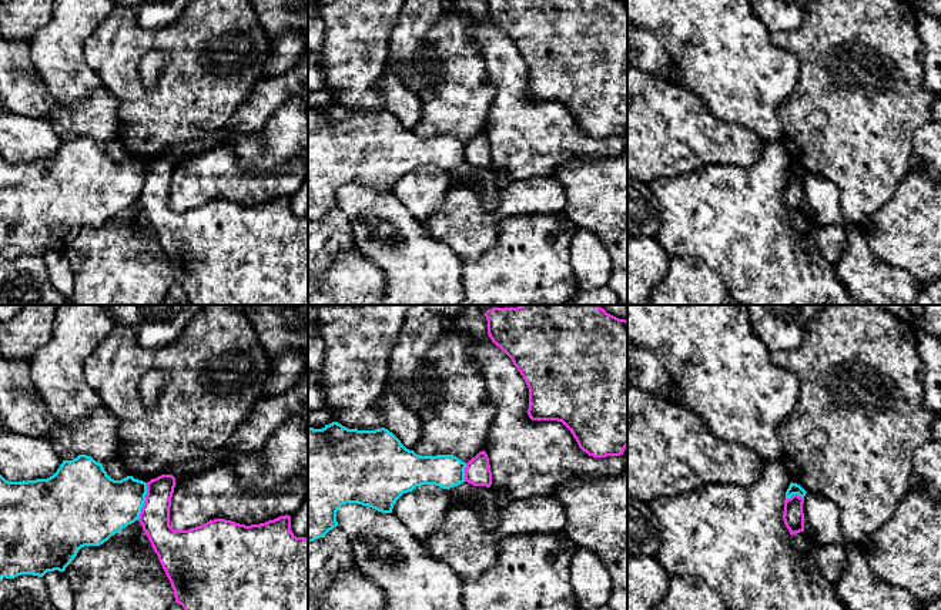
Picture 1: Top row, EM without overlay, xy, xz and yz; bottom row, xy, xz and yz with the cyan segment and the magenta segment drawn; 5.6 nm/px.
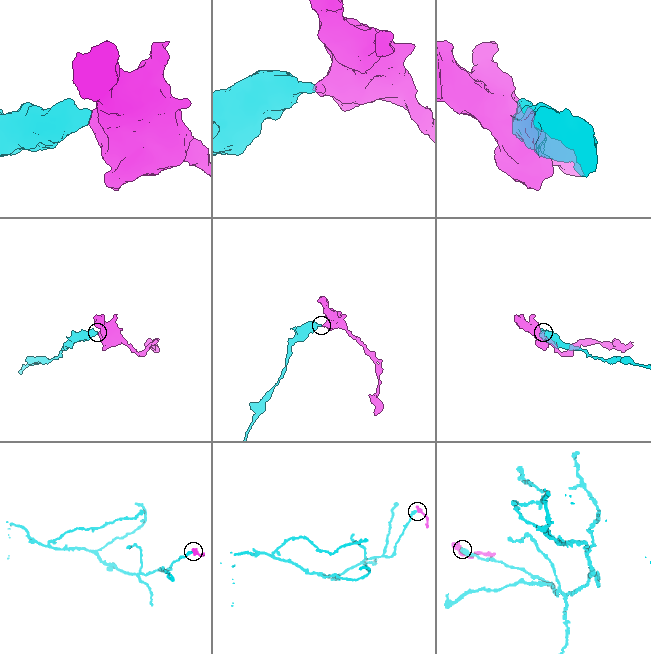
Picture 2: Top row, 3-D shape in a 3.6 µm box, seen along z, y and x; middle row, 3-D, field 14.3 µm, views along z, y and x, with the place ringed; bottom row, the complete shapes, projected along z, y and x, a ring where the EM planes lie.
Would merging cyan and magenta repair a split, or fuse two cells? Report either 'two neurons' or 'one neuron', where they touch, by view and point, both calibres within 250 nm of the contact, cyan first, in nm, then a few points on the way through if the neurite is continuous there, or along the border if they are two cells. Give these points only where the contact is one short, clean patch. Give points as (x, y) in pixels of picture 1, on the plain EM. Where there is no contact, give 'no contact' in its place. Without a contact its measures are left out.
two neurons | xy (144, 181) | 340/170 nm | along xy (147, 164), (144, 185), (137, 200)

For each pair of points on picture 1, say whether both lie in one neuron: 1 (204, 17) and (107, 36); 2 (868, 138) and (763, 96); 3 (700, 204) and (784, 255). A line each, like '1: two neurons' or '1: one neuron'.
1: one neuron
2: two neurons
3: one neuron

